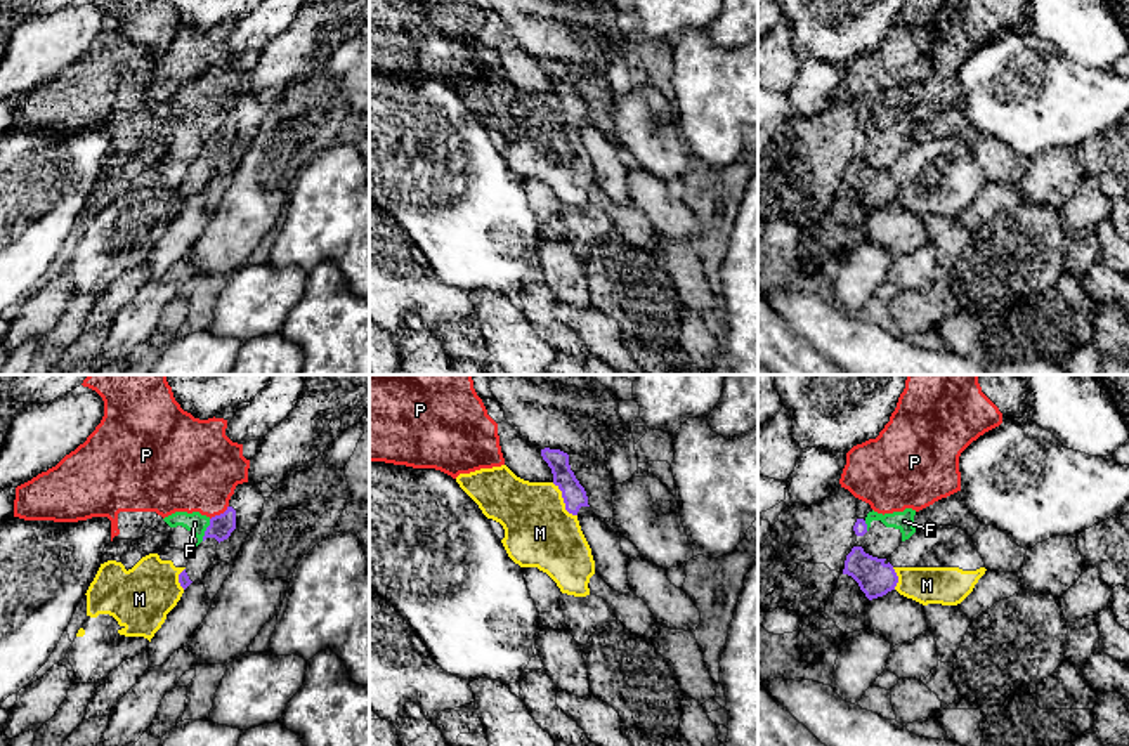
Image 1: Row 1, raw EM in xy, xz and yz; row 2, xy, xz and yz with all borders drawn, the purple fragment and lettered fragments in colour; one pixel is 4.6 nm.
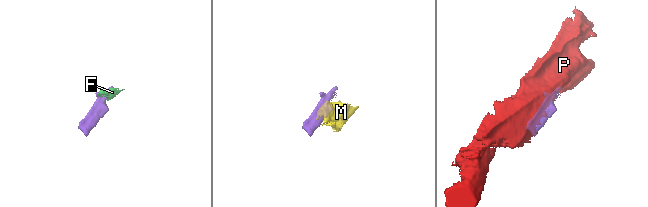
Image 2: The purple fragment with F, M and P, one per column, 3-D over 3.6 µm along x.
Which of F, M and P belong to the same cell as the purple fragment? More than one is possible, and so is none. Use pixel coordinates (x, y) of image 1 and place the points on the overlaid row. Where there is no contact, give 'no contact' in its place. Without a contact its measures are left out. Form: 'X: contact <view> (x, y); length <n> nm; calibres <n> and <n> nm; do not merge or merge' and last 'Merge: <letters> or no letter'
F: contact xy (207, 530); length 110 nm; calibres 110 and 90 nm; do not merge
M: contact xz (564, 502); length 200 nm; calibres 110 and 320 nm; do not merge
P: contact xy (221, 514); length 110 nm; calibres 110 and 420 nm; do not merge
Merge: no letter

